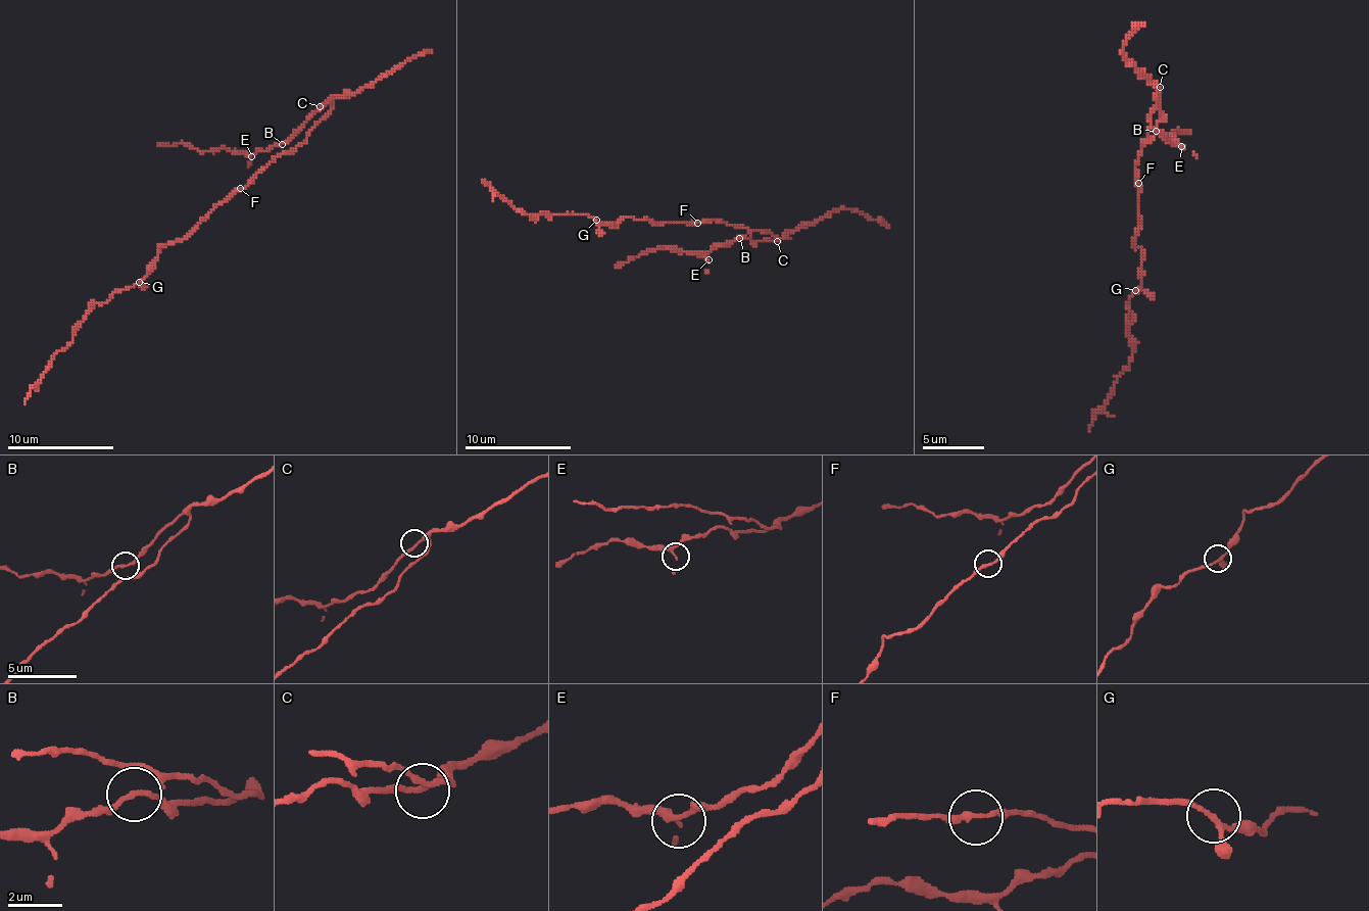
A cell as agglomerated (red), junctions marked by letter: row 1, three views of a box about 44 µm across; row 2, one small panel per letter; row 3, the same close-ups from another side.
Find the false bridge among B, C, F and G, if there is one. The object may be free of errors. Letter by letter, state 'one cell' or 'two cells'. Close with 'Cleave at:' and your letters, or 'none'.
B: one cell
C: one cell
F: one cell
G: one cell
Cleave at: none

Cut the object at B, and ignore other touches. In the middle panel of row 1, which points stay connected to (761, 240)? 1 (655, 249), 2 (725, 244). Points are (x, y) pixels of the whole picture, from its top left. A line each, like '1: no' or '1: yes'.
1: no
2: no

